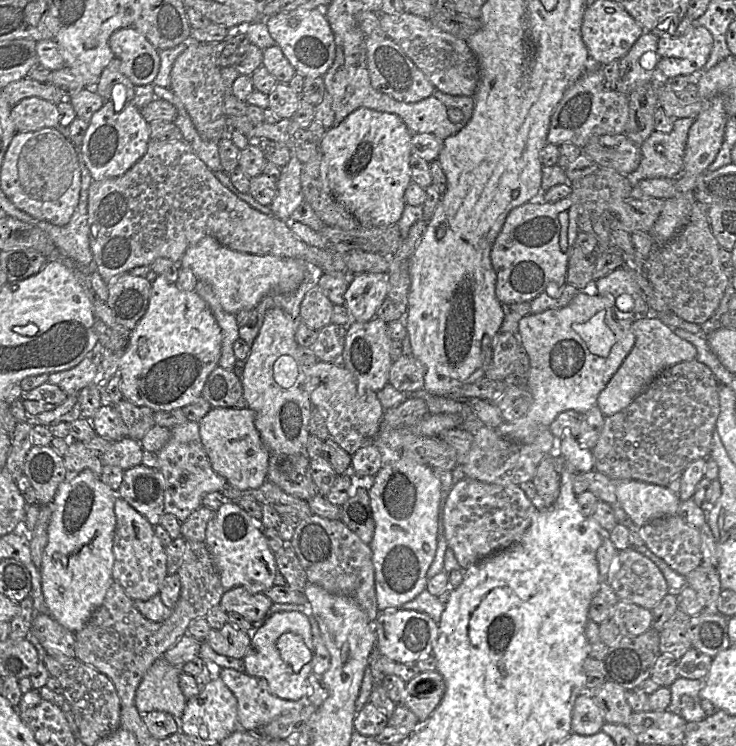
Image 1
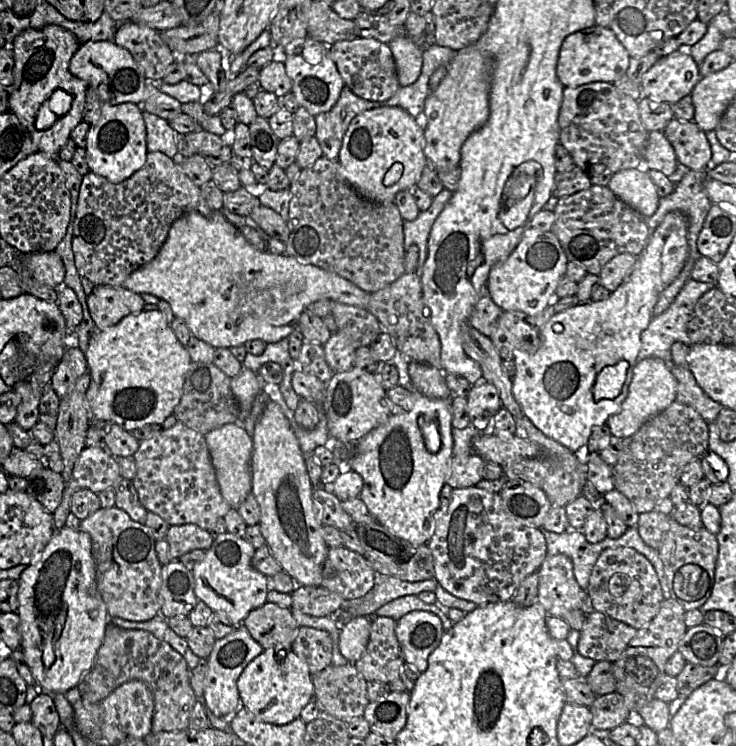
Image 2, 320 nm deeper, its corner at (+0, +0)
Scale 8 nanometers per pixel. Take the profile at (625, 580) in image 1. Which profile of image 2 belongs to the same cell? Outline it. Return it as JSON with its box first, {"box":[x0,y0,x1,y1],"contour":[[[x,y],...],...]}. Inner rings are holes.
{"box":[587,547,664,630],"contour":[[[631,547],[608,548],[601,552],[592,569],[587,592],[595,611],[624,622],[636,630],[651,622],[664,600],[653,565]]]}

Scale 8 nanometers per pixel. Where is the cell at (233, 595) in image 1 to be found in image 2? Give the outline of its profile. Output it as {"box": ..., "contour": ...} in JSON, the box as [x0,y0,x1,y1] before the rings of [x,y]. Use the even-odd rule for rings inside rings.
{"box":[243,602,300,653],"contour":[[[271,602],[251,610],[243,623],[264,649],[273,648],[275,653],[279,650],[292,650],[300,627],[291,609]]]}

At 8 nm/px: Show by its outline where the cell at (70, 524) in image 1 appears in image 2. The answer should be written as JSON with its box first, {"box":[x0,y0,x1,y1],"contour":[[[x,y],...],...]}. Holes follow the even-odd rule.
{"box":[16,513,109,697],"contour":[[[70,513],[70,524],[54,531],[49,543],[40,555],[31,564],[26,566],[26,569],[22,572],[18,580],[19,605],[16,612],[20,618],[19,632],[21,634],[21,650],[23,651],[27,664],[35,681],[37,682],[37,685],[43,692],[50,694],[52,697],[57,693],[65,694],[69,689],[77,686],[84,675],[91,669],[98,649],[103,642],[106,626],[109,623],[109,614],[106,605],[97,589],[95,563],[91,550],[91,537],[88,533],[78,529],[77,526],[80,522],[81,521]]]}

